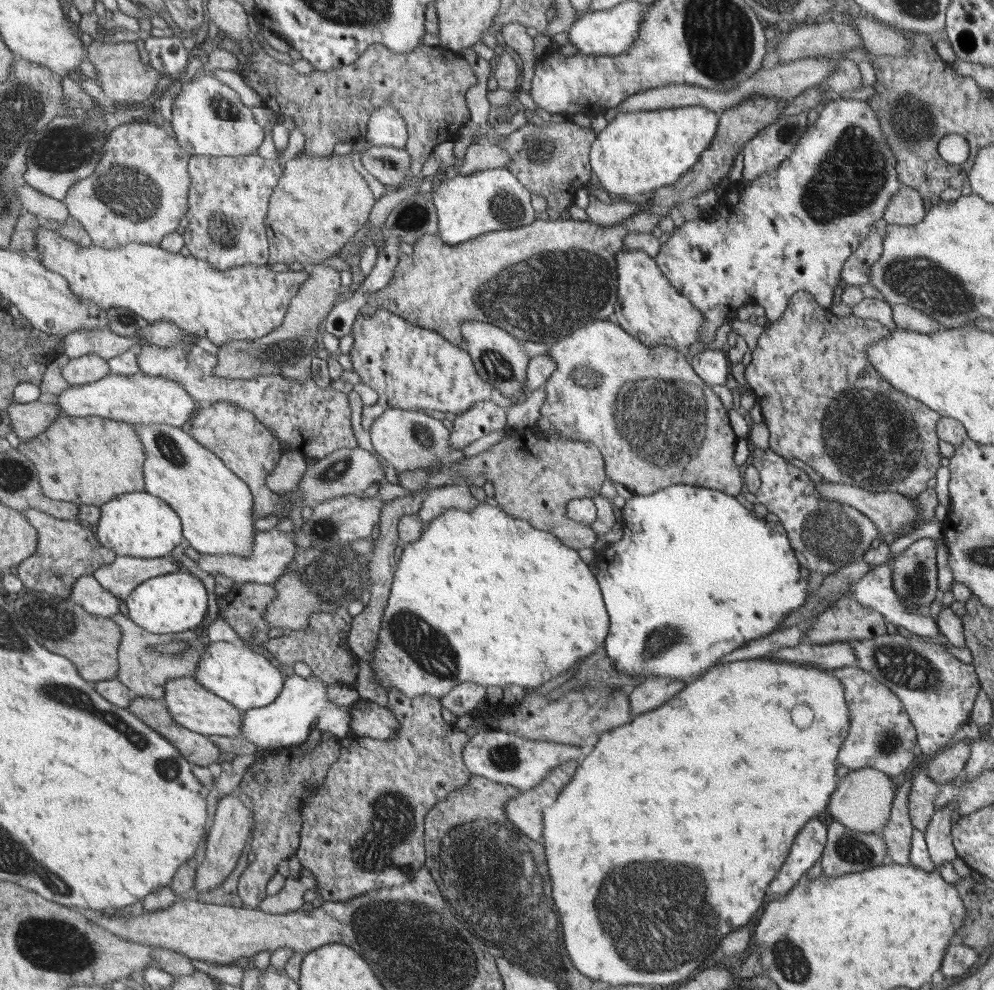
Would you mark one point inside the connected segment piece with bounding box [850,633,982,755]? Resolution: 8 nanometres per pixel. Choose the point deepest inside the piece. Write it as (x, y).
(938, 691)

